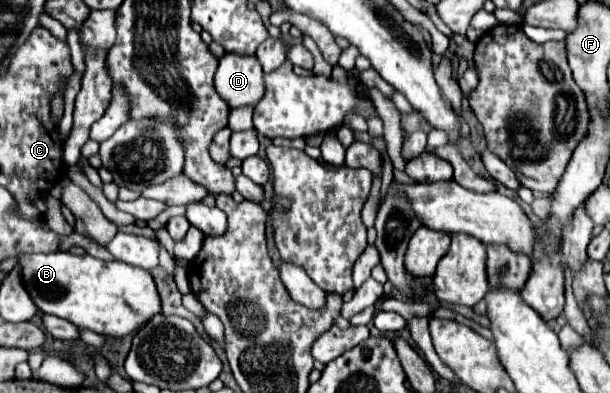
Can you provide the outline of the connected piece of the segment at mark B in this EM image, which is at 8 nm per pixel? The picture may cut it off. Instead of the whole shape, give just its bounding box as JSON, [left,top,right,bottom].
[20,254,160,336]

